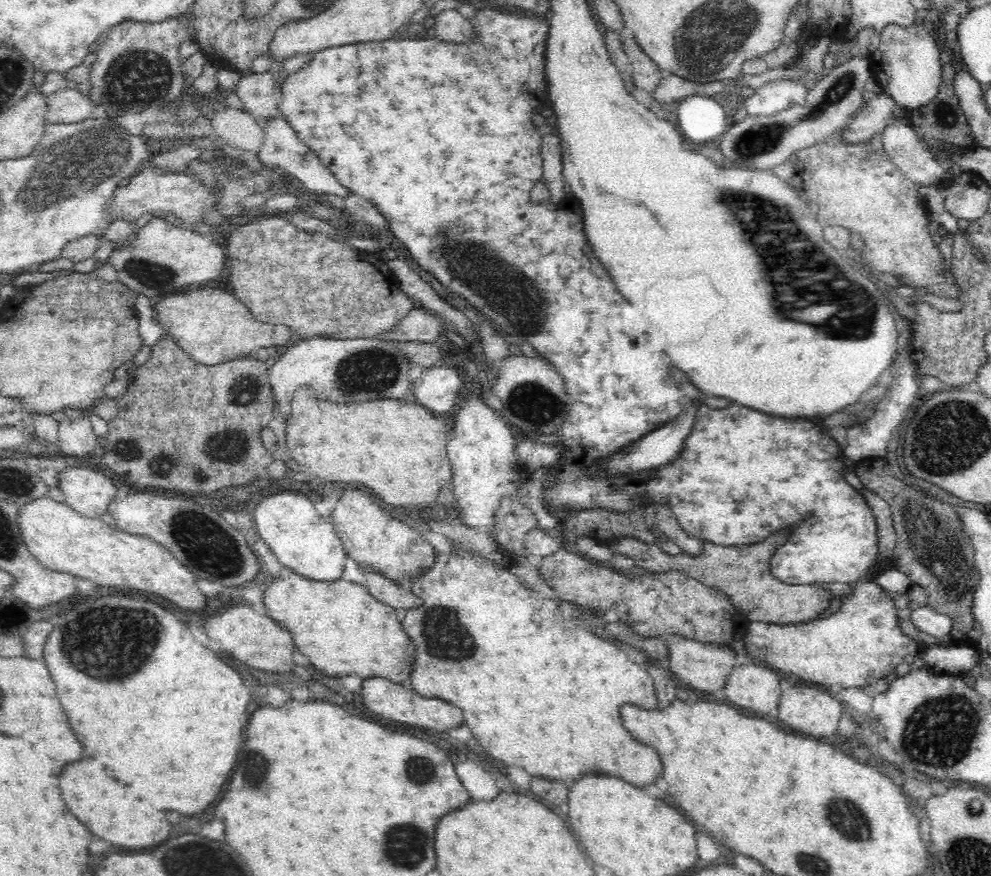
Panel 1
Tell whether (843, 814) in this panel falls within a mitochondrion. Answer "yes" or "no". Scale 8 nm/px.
yes

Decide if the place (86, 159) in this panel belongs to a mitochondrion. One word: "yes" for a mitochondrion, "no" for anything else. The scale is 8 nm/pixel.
yes

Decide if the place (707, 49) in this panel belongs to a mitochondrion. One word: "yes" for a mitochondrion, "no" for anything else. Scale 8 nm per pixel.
yes

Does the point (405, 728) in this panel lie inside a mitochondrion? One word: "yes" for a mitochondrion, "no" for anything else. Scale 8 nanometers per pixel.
no

